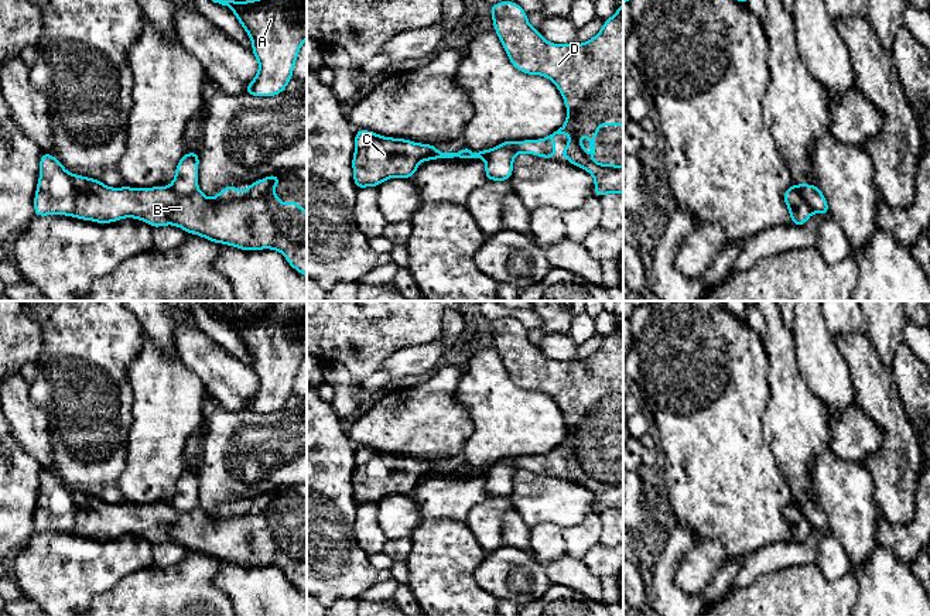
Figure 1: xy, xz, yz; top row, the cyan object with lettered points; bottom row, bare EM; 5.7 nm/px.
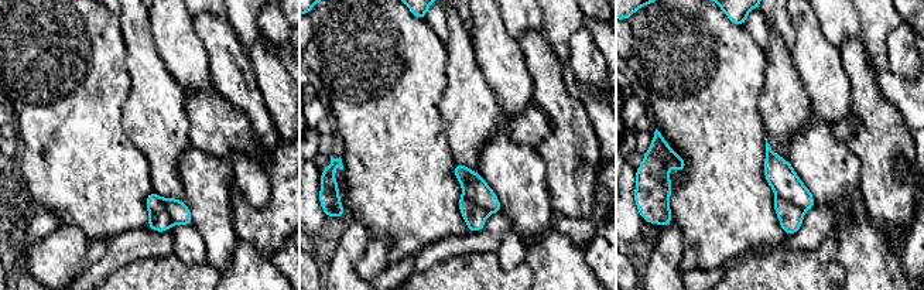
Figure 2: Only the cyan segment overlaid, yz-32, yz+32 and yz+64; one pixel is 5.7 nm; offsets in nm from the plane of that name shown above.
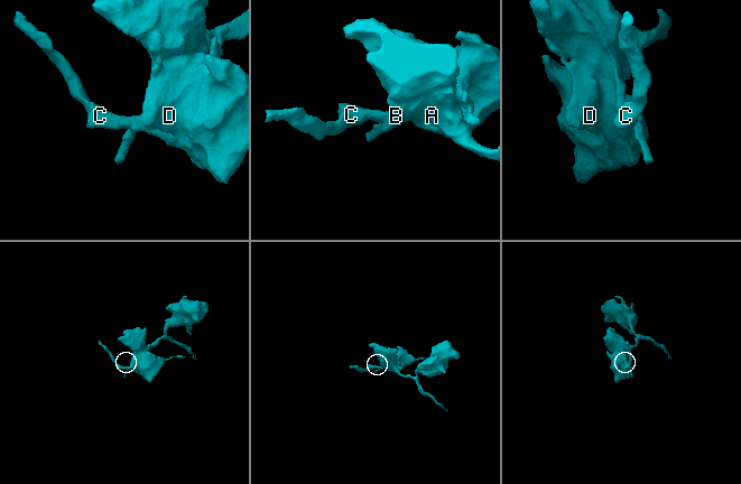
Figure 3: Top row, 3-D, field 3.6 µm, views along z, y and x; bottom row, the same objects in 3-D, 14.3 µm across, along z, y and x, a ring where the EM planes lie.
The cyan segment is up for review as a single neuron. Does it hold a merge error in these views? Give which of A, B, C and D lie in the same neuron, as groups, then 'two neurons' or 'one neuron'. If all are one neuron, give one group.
A / B C D; two neurons

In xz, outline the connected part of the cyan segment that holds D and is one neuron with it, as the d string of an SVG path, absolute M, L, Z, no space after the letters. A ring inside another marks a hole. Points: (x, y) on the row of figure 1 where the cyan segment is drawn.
M500 1L490 6L495 31L502 41L512 65L527 75L548 78L563 95L567 106L567 120L553 134L541 140L516 141L516 154L533 154L553 160L555 155L555 134L570 134L561 157L570 164L588 171L595 179L594 195L623 194L623 165L598 164L594 158L595 138L599 126L623 126L623 3L609 17L601 31L584 44L553 44L543 38L527 20L527 13L514 1ZM581 136L589 137L589 158L584 155L584 146L578 141Z

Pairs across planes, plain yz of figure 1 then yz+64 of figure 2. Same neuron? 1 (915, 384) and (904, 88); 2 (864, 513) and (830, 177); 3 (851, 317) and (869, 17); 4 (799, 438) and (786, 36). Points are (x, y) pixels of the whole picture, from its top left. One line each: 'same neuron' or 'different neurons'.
1: different neurons
2: same neuron
3: different neurons
4: different neurons

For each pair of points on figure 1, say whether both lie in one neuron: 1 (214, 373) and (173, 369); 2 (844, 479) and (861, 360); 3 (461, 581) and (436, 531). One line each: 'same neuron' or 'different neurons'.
1: different neurons
2: different neurons
3: same neuron

